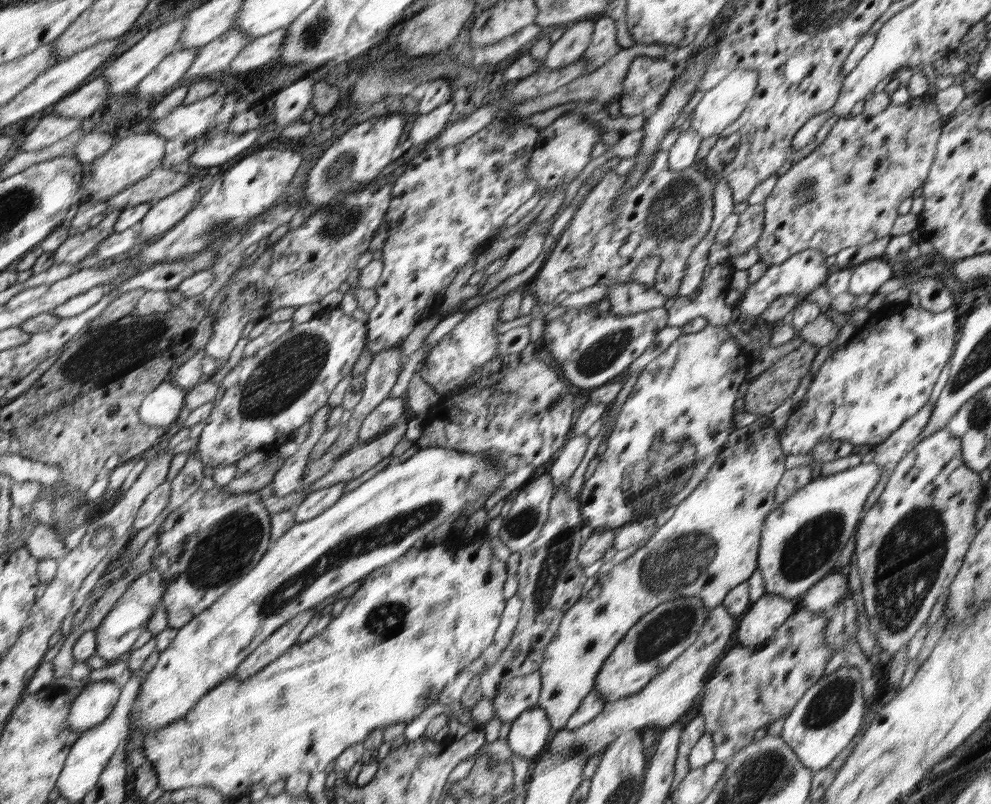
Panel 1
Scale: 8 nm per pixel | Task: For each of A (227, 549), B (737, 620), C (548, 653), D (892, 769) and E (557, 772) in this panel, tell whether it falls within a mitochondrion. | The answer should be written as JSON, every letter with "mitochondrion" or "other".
{"A":"mitochondrion","B":"other","C":"other","D":"mitochondrion","E":"other"}

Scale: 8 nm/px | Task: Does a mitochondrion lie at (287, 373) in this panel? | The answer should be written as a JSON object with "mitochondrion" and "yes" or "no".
{"mitochondrion":"yes"}

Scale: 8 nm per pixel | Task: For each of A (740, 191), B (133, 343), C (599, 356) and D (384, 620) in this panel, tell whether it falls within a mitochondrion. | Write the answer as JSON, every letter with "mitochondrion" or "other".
{"A":"other","B":"mitochondrion","C":"mitochondrion","D":"mitochondrion"}

